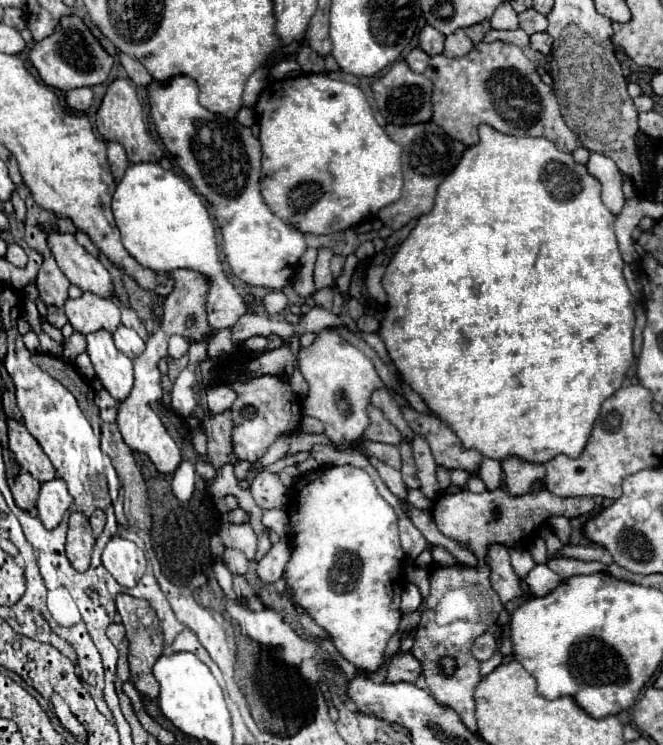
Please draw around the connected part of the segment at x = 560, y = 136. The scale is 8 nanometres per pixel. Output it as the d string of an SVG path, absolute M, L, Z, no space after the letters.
M480 42L462 58L432 56L424 76L434 82L432 120L466 146L476 144L480 124L488 124L502 134L544 136L562 152L572 152L578 146L576 134L562 118L554 90L540 80L536 64L510 42Z

